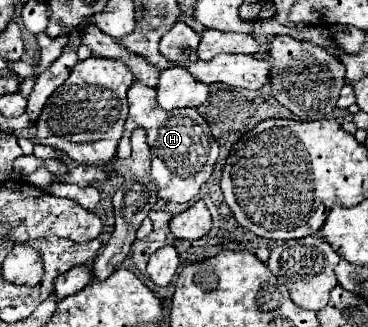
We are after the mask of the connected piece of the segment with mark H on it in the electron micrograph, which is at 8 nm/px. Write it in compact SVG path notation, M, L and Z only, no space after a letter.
M138 80L128 90L128 104L130 114L126 120L124 136L118 144L118 158L130 156L130 136L134 128L142 128L152 152L150 176L158 184L158 196L168 202L190 202L200 192L202 184L212 176L214 164L220 154L210 126L196 108L178 108L172 112L158 108L156 90Z

